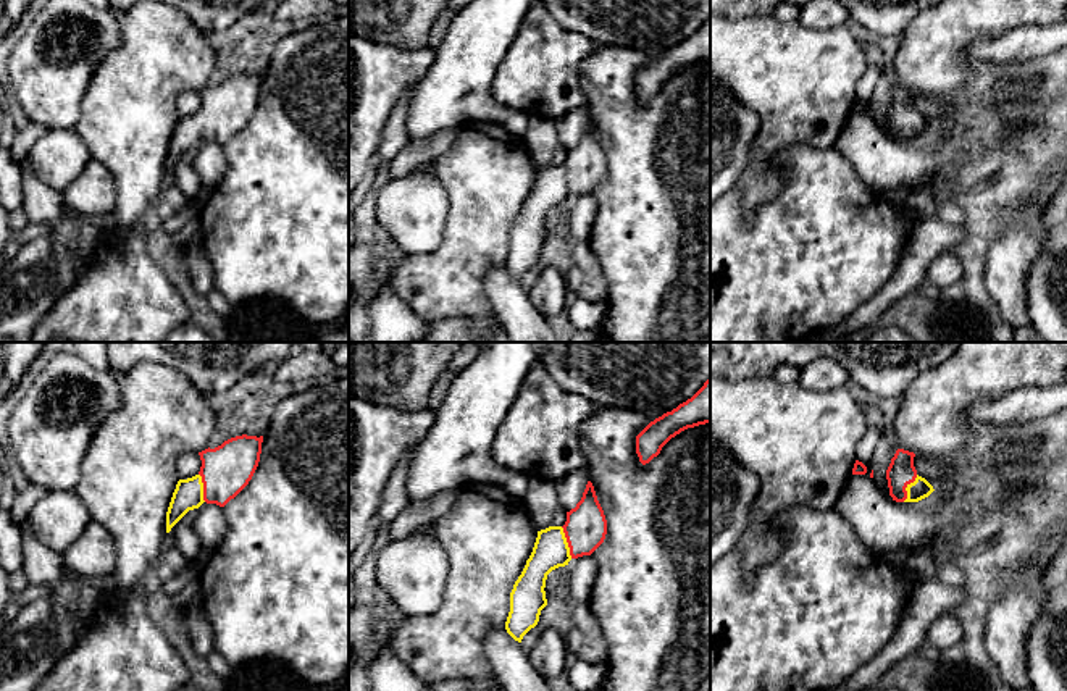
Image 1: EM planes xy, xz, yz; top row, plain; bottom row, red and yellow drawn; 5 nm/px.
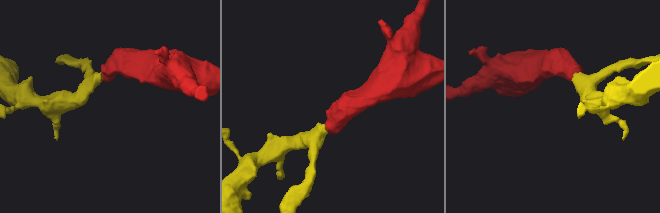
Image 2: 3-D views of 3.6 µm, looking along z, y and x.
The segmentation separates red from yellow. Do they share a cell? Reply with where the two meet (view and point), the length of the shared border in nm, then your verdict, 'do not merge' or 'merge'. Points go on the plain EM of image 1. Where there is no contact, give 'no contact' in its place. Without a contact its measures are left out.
xz (567, 180) | 170 nm | merge

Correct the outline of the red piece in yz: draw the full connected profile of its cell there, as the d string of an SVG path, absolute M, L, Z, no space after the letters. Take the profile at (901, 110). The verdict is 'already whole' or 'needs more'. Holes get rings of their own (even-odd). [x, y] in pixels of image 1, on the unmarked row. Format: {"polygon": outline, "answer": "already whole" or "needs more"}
{"polygon": "M898 87L886 108L889 134L896 140L918 140L935 128L914 105L914 90Z", "answer": "needs more"}

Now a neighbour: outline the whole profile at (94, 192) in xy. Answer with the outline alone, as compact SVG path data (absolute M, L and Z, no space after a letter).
M90 160L84 171L63 192L65 207L82 216L111 215L116 203L116 184L105 165Z

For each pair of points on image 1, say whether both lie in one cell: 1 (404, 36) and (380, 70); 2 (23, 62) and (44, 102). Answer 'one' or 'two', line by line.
1: two
2: one

